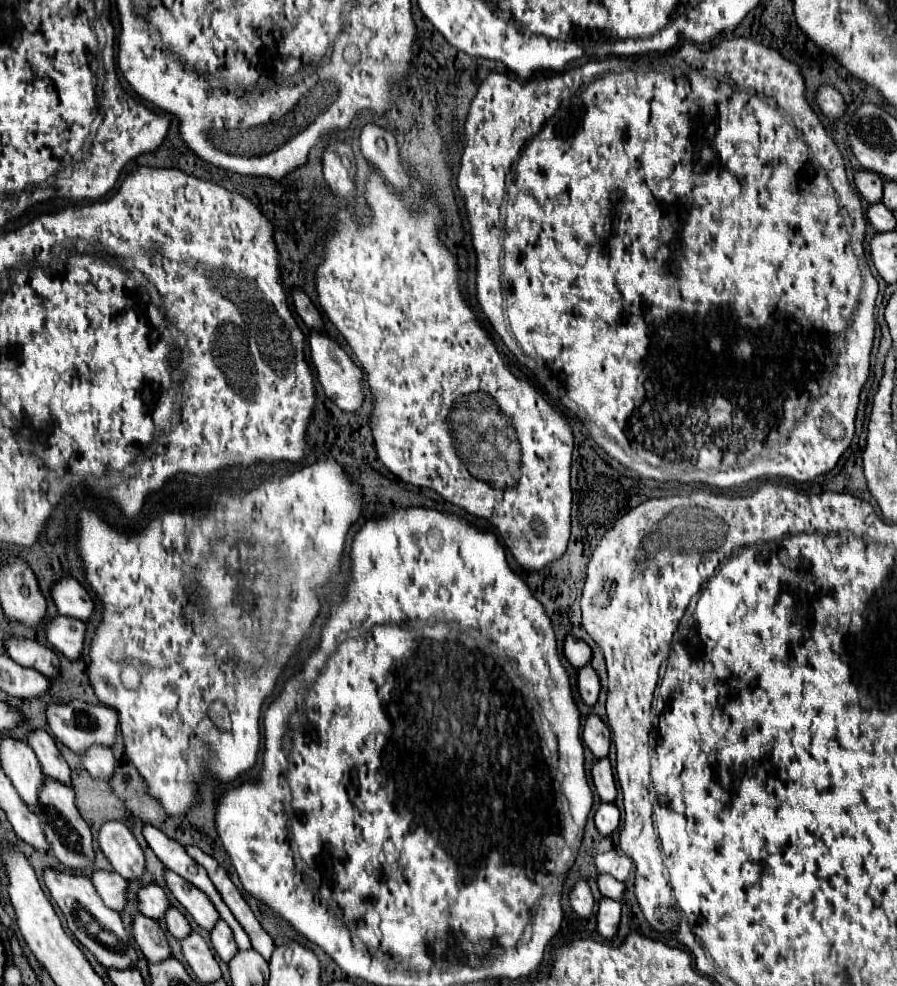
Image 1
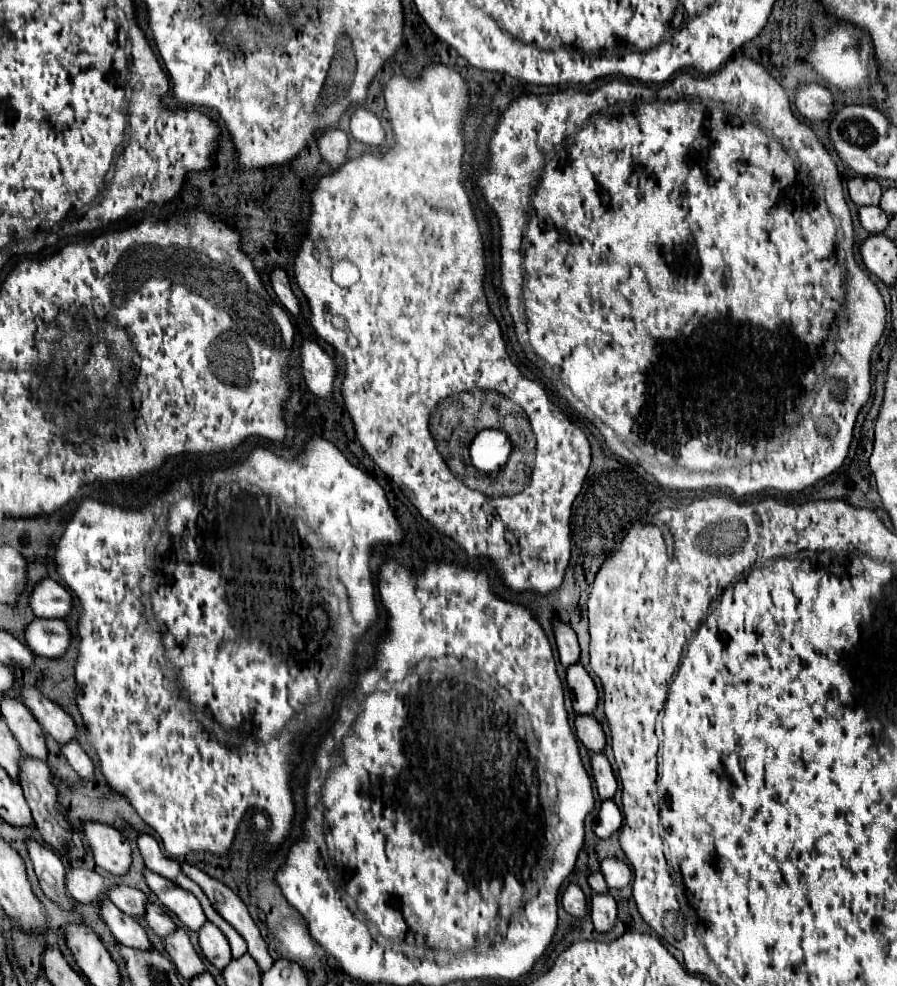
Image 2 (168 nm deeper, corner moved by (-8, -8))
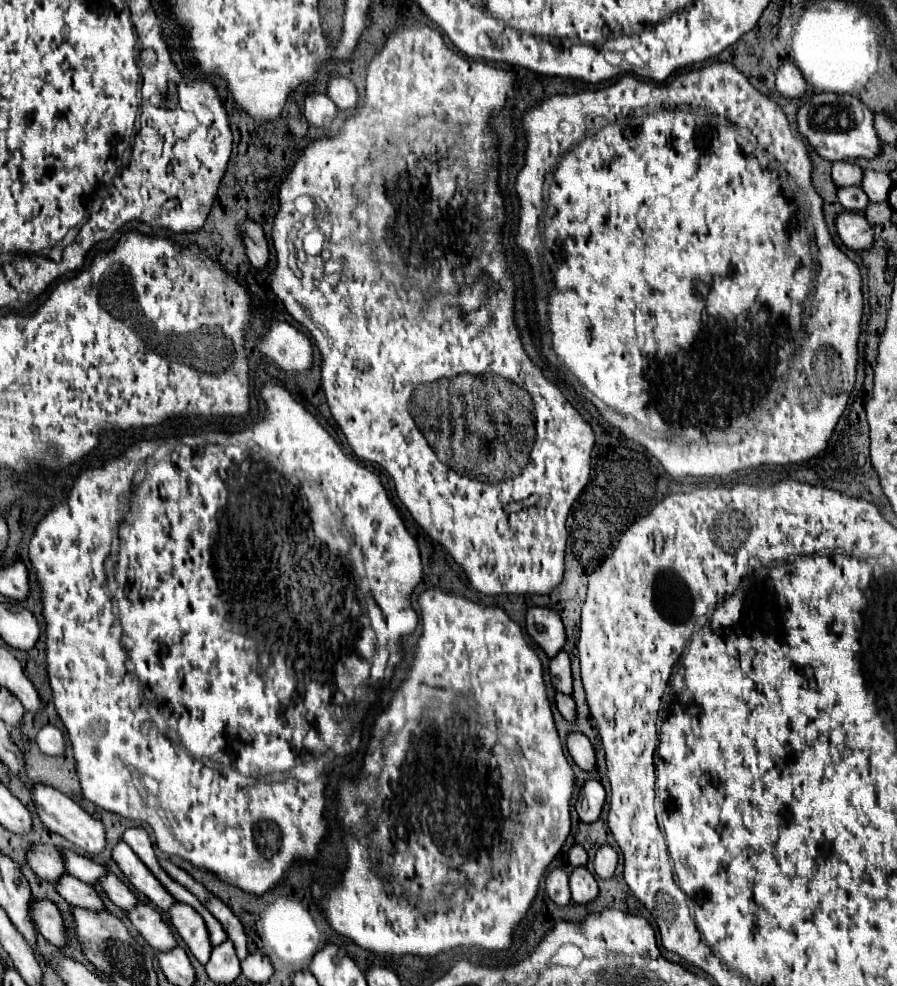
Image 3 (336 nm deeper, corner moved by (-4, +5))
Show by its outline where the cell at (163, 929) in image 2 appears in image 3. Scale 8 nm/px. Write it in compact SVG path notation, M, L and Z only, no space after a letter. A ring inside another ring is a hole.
M108 874L104 876L104 884L100 884L106 892L106 896L120 908L124 910L130 910L130 908L136 908L136 904L140 904L138 896L130 890L130 886L126 882L122 882L118 876L114 874Z

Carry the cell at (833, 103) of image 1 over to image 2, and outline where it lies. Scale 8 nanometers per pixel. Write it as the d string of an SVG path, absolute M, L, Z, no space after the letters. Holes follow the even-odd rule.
M802 83L794 95L796 111L808 121L824 121L832 115L832 93L818 83Z

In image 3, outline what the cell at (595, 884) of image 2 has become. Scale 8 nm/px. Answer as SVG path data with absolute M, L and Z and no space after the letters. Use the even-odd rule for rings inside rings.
M572 846L570 852L568 852L568 860L570 860L570 864L572 864L574 868L586 866L586 864L588 864L588 854L586 854L586 850L584 850L582 846Z

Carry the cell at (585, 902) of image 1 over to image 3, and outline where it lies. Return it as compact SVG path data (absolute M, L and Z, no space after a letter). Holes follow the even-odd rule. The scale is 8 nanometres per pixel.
M560 868L552 870L546 876L546 894L550 896L550 900L554 900L558 906L566 906L572 898L570 894L570 884L568 884L568 874Z

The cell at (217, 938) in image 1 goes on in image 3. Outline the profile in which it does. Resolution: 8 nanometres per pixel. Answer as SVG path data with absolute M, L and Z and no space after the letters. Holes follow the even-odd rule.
M174 904L168 910L168 914L170 914L172 926L178 930L178 934L188 944L190 954L198 962L206 964L210 960L212 944L210 944L210 934L208 934L208 928L206 928L202 916L188 904Z

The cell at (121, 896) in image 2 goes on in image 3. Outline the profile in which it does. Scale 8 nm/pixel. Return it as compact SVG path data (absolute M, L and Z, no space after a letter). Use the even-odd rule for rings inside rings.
M60 850L64 860L66 860L66 868L68 868L68 874L76 876L78 880L86 882L86 884L92 884L96 886L100 882L100 878L104 878L108 874L106 866L102 864L96 864L92 858L88 856L82 856L74 850Z

